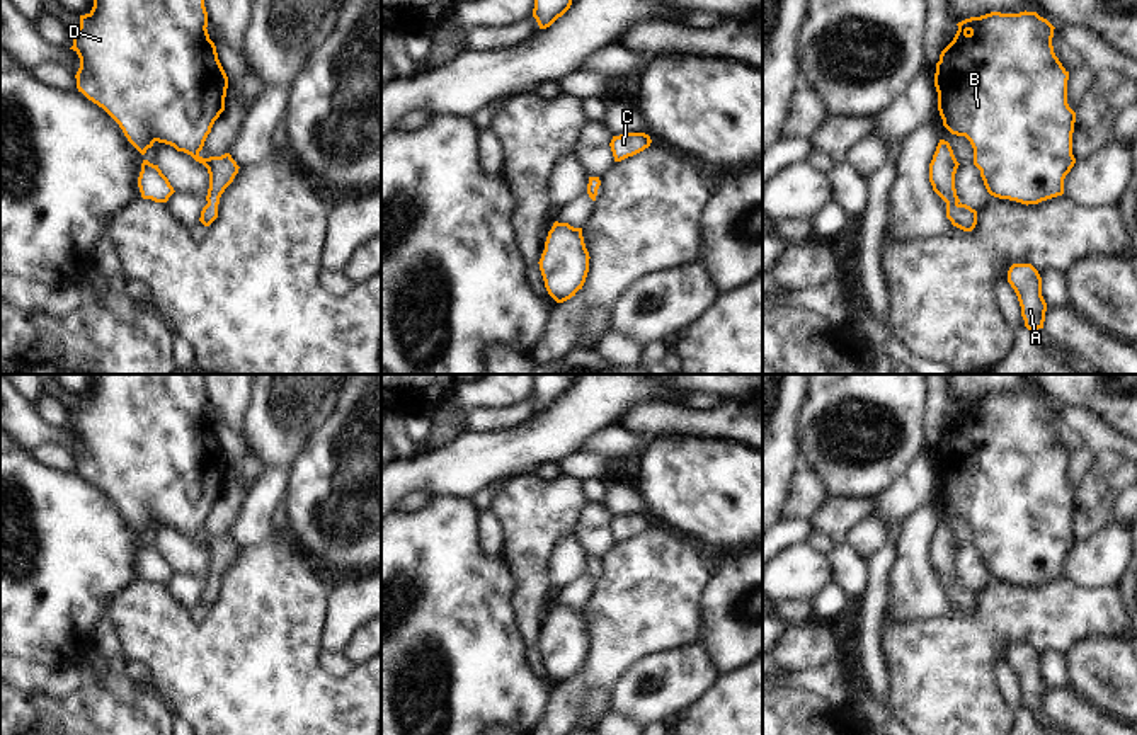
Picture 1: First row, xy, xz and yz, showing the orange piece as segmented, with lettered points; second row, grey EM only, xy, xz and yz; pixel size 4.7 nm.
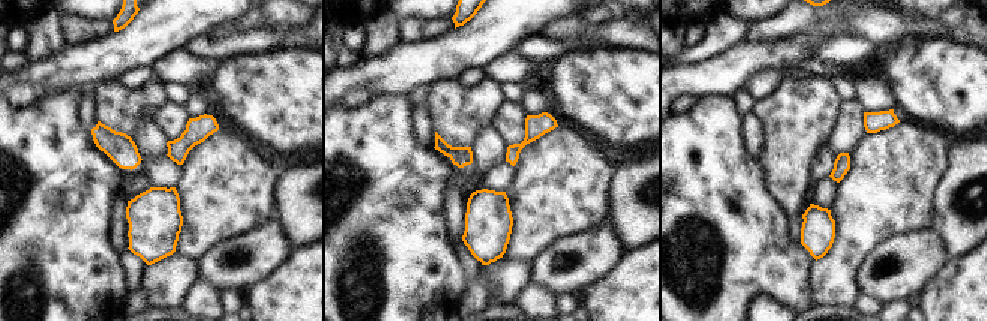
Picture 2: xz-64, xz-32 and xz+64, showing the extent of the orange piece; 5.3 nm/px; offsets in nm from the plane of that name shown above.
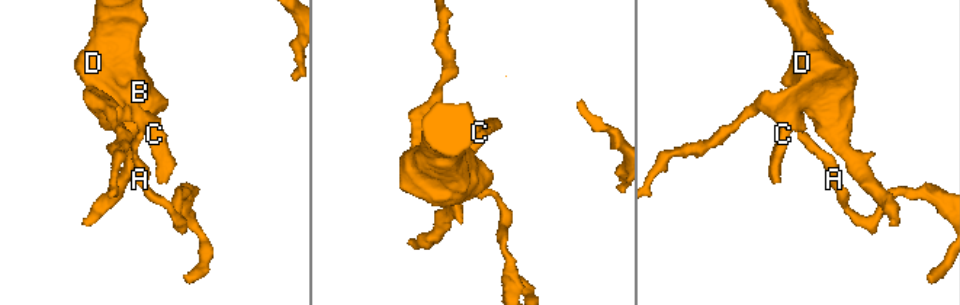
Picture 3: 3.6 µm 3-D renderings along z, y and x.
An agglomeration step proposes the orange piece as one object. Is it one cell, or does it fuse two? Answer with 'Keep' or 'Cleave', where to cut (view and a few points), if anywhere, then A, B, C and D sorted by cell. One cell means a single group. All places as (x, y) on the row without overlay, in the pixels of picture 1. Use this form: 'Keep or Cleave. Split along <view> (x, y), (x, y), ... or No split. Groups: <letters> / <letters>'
Keep. No split. Groups: A B C D.

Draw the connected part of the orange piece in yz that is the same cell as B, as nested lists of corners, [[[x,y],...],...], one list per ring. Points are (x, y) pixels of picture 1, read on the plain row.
[[[991,393],[957,405],[953,422],[941,432],[936,444],[934,468],[943,507],[965,517],[974,529],[974,546],[987,573],[999,580],[1038,585],[1064,575],[1064,560],[1076,544],[1072,514],[1076,493],[1067,485],[1069,453],[1054,434],[1054,407],[1037,393]]]

